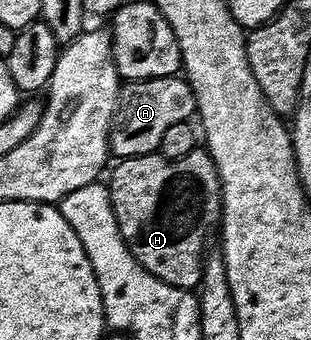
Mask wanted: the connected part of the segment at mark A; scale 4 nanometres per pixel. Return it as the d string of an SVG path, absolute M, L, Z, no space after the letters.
M183 77L125 81L120 88L116 114L112 118L112 127L108 133L109 151L117 159L155 154L159 151L165 132L173 124L189 121L196 113L196 97L192 85Z

